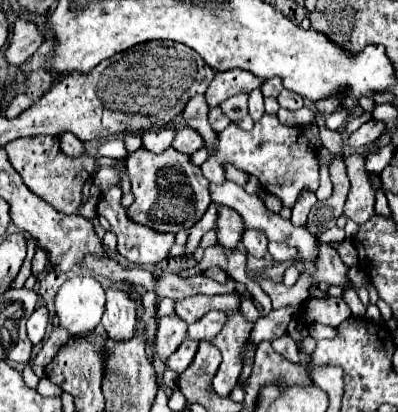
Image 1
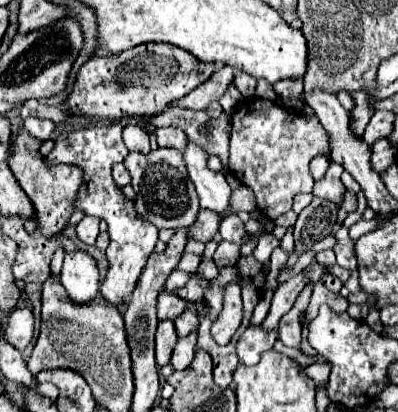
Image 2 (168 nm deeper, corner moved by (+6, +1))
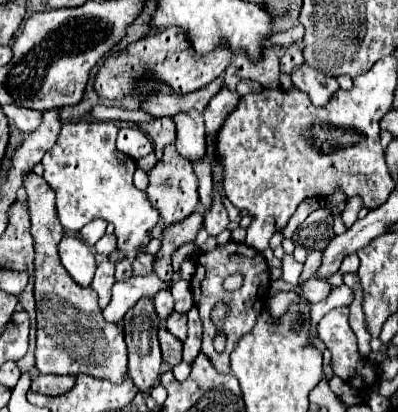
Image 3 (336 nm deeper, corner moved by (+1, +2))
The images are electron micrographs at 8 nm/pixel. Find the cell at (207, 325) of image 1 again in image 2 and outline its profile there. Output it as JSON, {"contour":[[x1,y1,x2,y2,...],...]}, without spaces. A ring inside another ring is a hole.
{"contour":[[190,304,190,308,186,308,186,312,182,312,182,316,178,316,178,320,174,320,174,328,176,328,178,338,188,336,196,324,198,324,198,318,196,318,196,306]]}

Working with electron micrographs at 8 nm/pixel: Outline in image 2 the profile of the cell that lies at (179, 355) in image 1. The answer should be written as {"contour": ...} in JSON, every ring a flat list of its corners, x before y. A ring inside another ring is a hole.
{"contour":[[194,328,194,332,190,332,190,336,180,338,176,342,176,348,172,352,174,370,184,370,190,366,190,362,194,358,194,350,196,350,196,334,198,334,198,328]]}

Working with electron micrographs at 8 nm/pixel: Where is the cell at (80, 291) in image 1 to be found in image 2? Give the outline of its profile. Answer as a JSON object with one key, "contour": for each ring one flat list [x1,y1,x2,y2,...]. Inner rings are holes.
{"contour":[[82,250,66,252,60,282,74,302,84,304,92,300,100,292,96,260]]}

